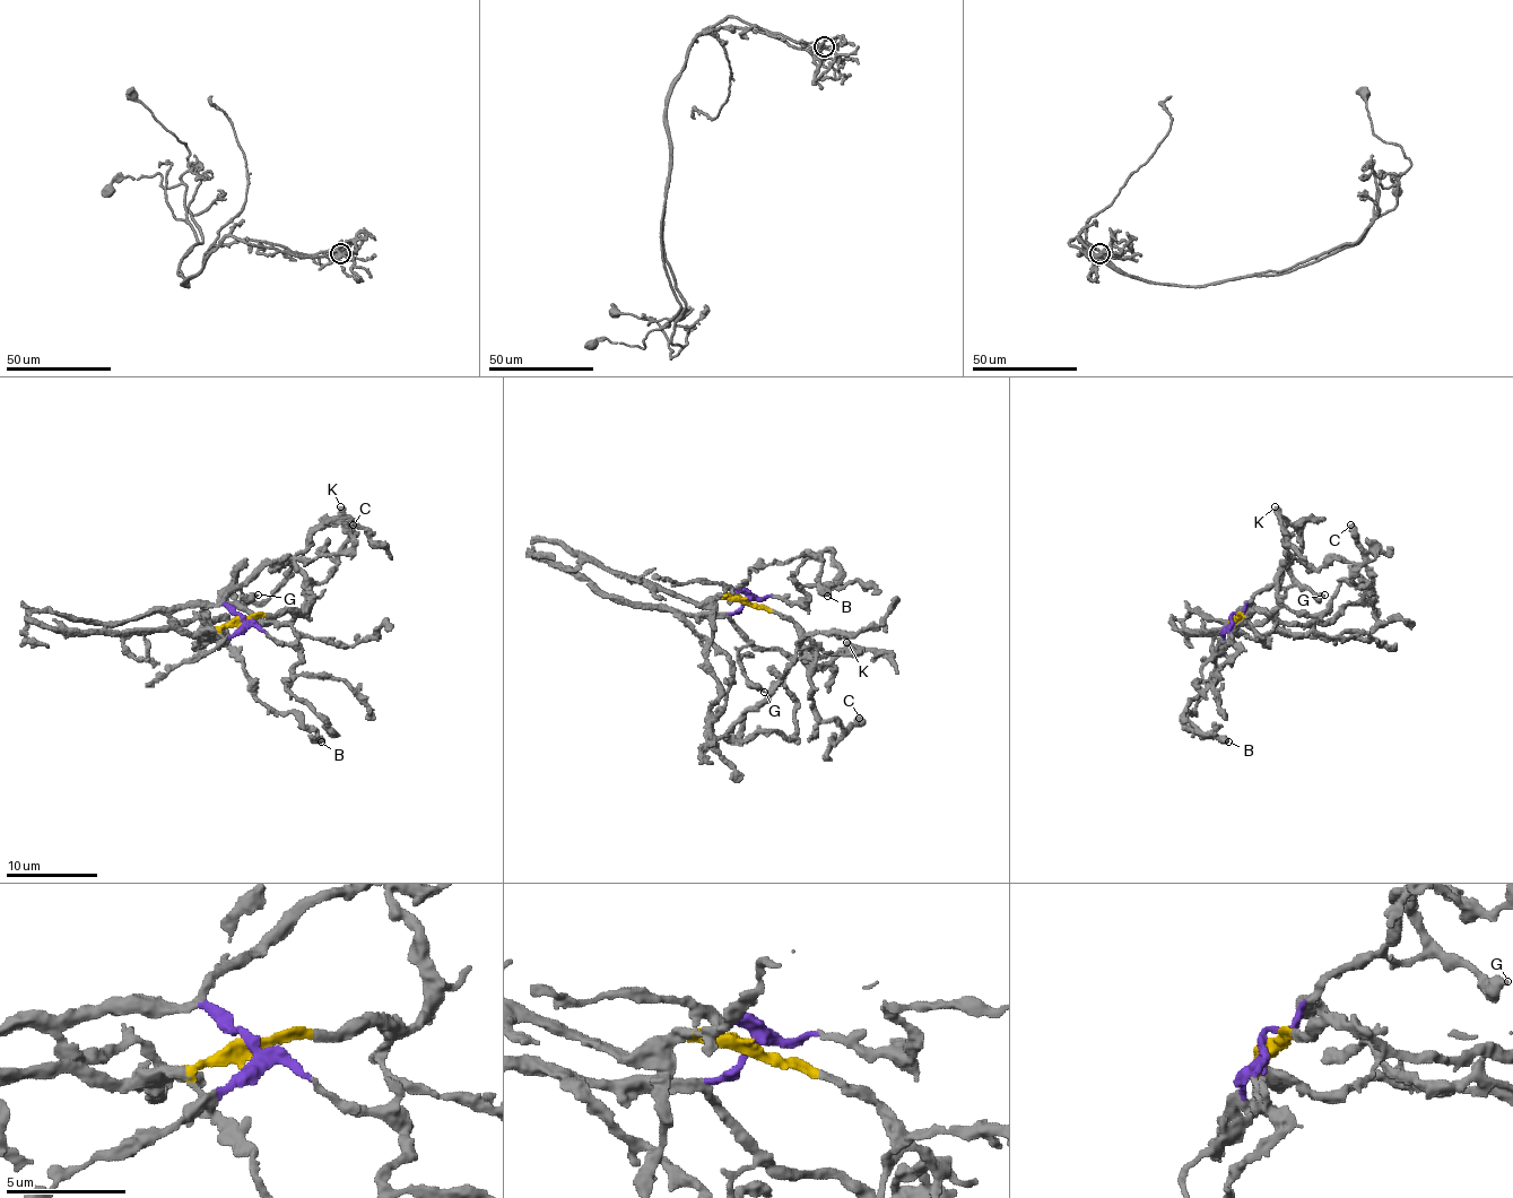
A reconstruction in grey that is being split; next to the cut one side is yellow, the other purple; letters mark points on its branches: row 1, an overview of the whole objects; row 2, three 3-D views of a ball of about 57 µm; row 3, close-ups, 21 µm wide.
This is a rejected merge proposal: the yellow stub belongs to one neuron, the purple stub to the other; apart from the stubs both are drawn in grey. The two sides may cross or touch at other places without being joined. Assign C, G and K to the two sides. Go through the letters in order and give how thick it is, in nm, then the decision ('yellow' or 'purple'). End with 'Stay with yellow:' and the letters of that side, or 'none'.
C: 500 nm | yellow
G: 360 nm | purple
K: 550 nm | purple
Stay with yellow: C

